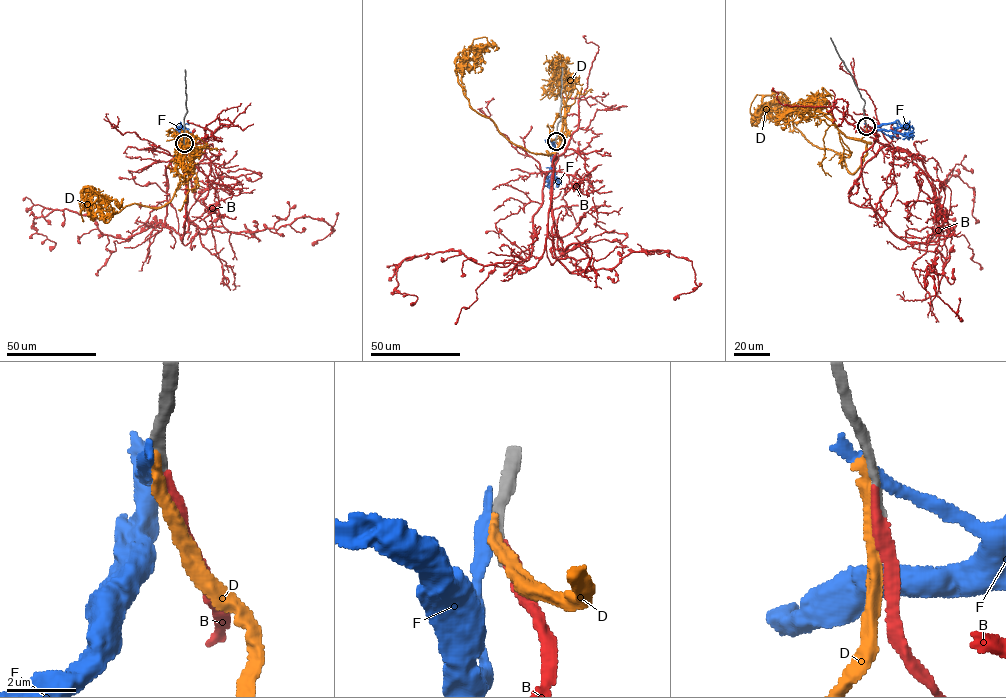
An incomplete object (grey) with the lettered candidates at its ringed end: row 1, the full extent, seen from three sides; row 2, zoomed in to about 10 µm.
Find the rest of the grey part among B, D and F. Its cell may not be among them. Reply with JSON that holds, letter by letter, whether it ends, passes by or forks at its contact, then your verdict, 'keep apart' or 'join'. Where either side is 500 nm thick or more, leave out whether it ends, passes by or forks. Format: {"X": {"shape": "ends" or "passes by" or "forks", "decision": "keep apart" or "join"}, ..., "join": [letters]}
{"B": {"shape": "ends", "decision": "join"}, "D": {"shape": "ends", "decision": "keep apart"}, "F": {"shape": "passes by", "decision": "keep apart"}, "join": ["B"]}

